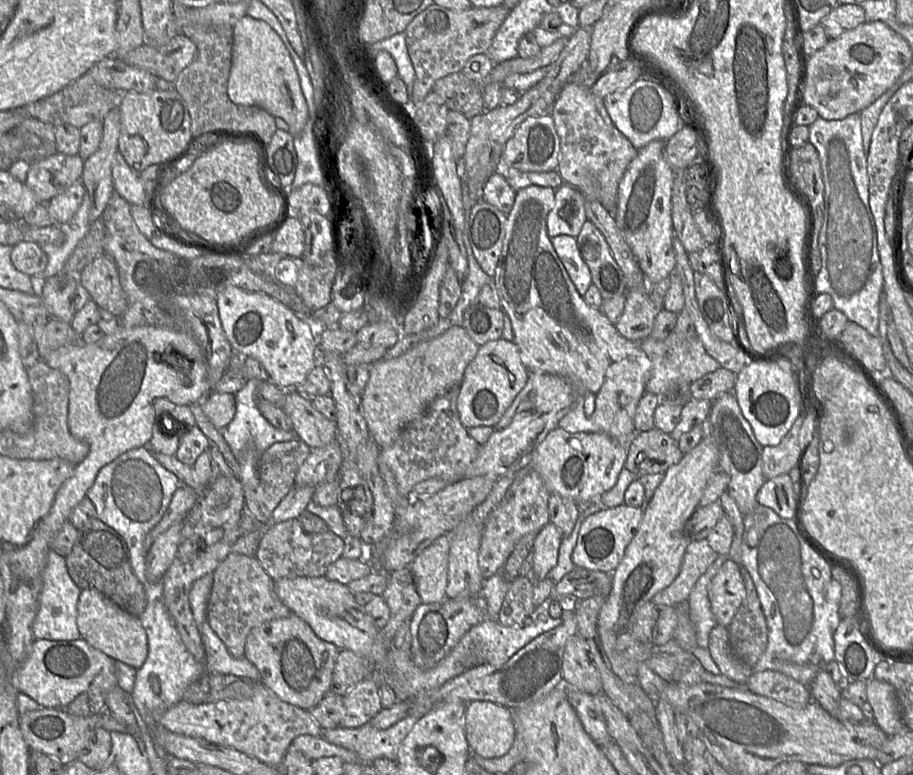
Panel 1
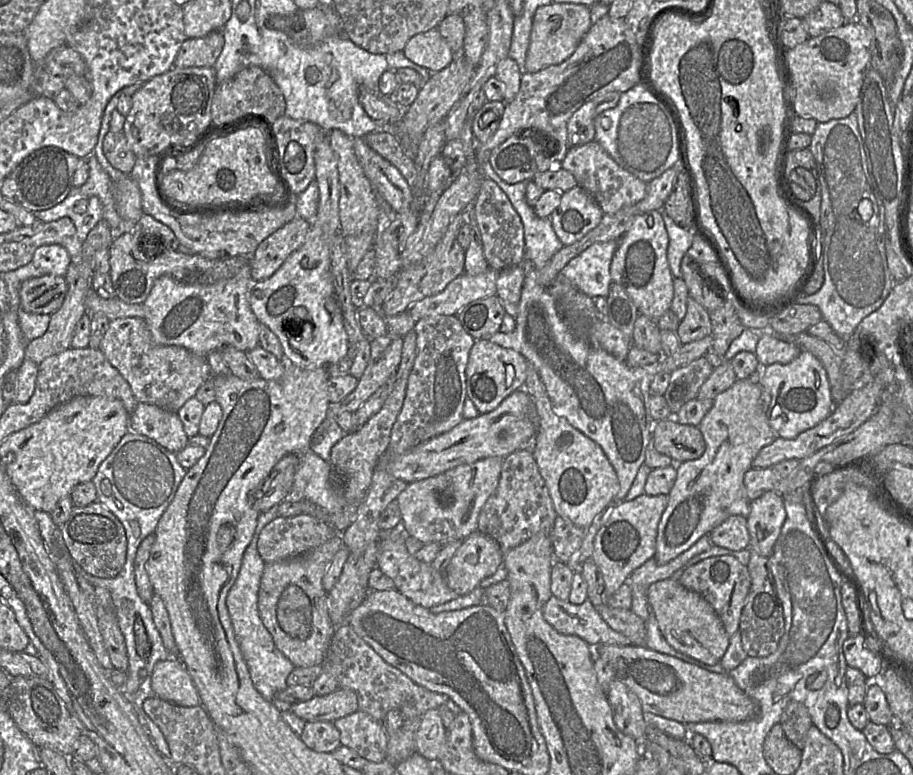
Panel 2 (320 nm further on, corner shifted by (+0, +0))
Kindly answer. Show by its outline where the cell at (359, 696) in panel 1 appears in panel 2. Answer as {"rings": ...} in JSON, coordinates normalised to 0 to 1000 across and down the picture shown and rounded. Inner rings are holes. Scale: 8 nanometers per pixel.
{"rings":[[[370,888],[361,895],[320,908],[317,916],[334,930],[366,932],[393,917],[392,901],[388,892]]]}

